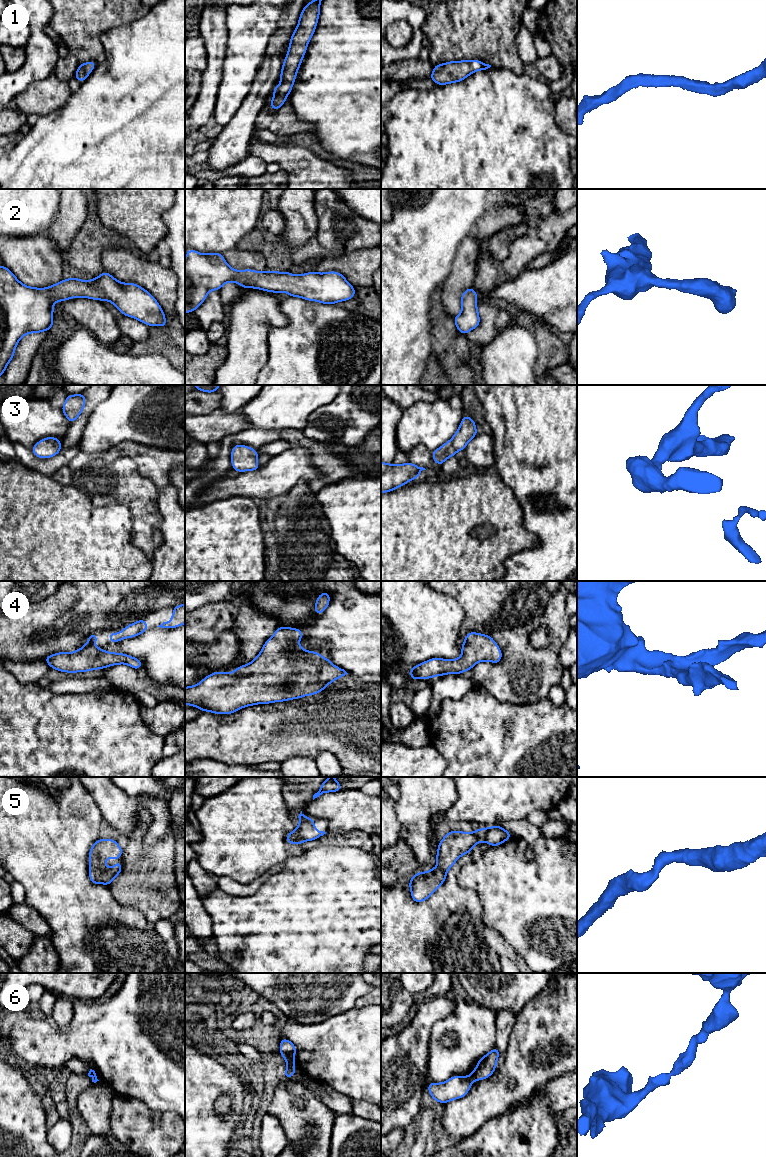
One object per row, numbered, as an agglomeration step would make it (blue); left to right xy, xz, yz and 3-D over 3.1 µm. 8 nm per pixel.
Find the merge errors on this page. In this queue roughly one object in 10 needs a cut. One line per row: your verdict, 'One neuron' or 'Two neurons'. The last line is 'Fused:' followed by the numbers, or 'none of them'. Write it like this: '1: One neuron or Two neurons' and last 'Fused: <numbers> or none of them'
1: One neuron
2: One neuron
3: One neuron
4: One neuron
5: One neuron
6: Two neurons
Fused: 6

